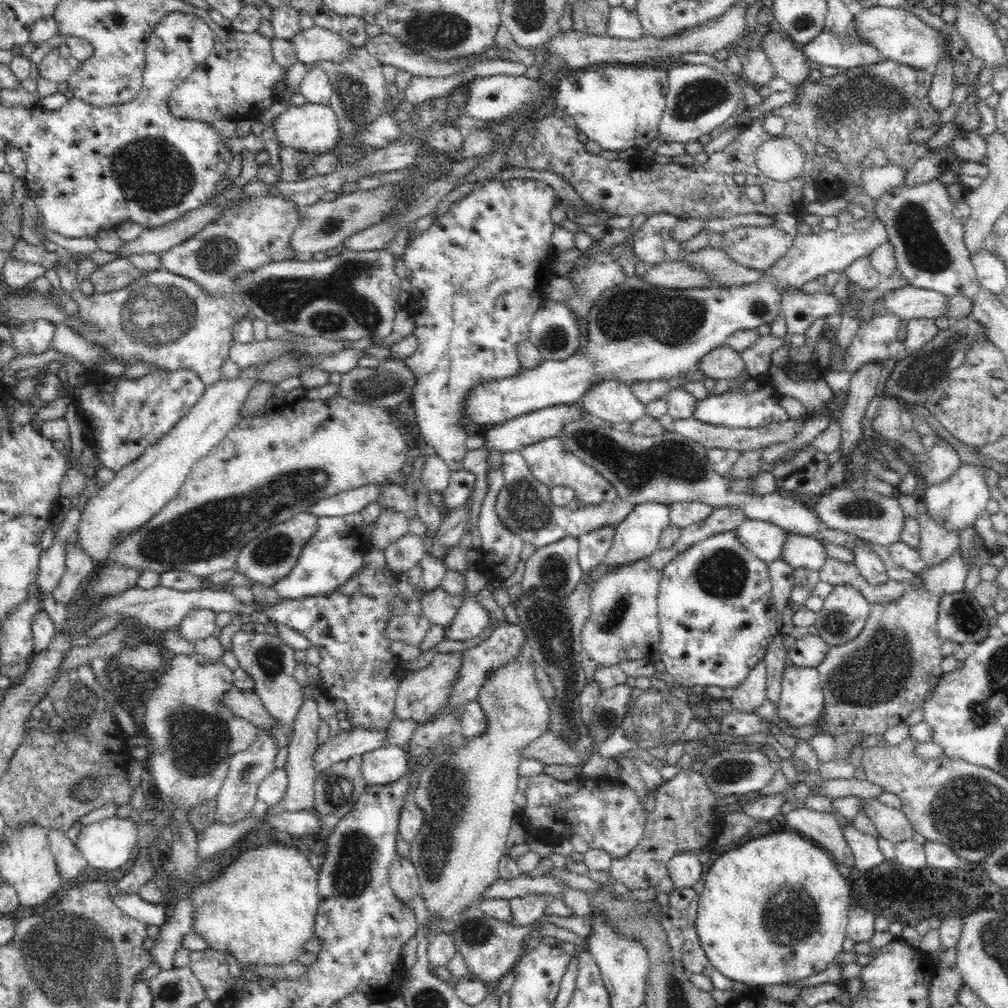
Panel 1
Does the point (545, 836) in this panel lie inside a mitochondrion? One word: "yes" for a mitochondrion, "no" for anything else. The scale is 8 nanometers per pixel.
no

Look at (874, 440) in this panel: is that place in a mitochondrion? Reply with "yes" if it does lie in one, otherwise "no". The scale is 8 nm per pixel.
no

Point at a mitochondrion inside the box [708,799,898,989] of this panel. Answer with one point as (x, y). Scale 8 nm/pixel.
(794, 915)

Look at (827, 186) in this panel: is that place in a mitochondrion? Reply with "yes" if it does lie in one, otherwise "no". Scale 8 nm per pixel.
no

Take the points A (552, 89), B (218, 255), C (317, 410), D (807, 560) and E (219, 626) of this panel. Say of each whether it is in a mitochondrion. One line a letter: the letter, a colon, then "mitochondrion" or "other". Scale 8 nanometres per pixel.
A: other
B: mitochondrion
C: other
D: other
E: other

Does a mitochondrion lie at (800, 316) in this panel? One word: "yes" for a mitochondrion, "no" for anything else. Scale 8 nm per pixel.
no

